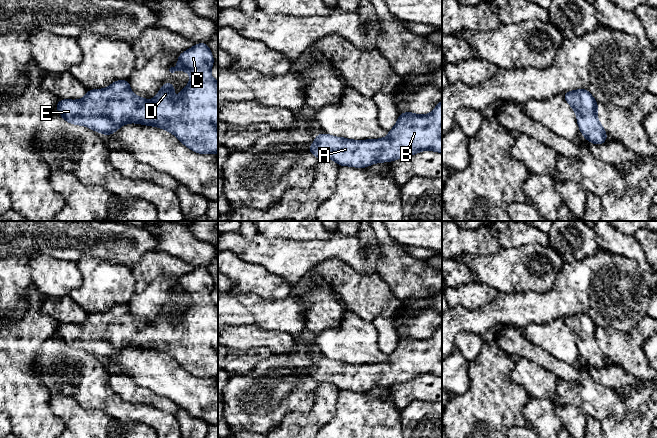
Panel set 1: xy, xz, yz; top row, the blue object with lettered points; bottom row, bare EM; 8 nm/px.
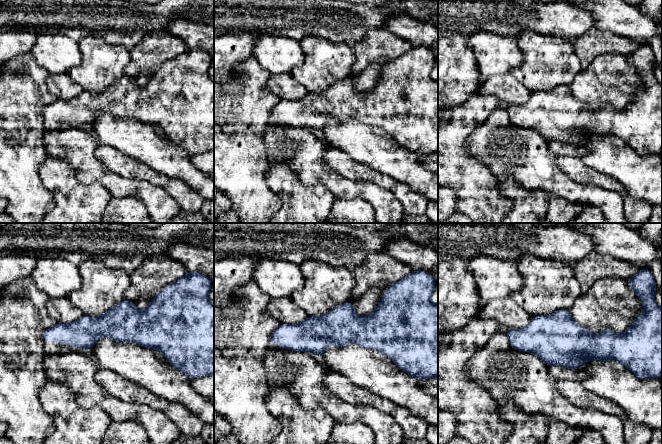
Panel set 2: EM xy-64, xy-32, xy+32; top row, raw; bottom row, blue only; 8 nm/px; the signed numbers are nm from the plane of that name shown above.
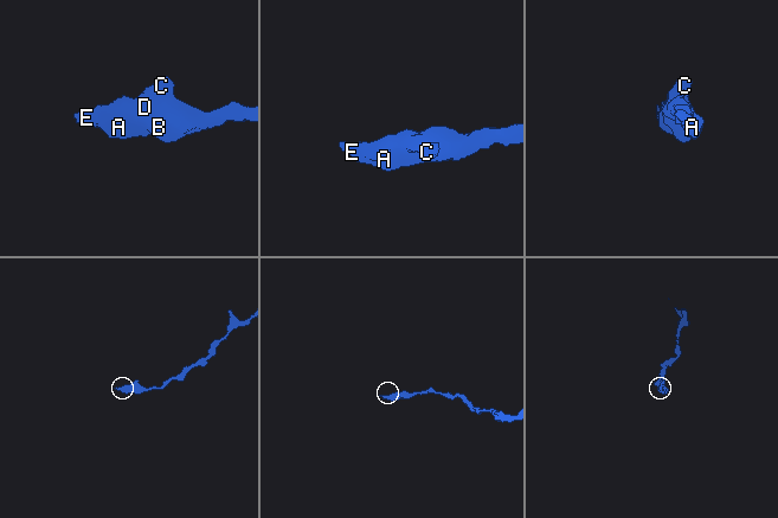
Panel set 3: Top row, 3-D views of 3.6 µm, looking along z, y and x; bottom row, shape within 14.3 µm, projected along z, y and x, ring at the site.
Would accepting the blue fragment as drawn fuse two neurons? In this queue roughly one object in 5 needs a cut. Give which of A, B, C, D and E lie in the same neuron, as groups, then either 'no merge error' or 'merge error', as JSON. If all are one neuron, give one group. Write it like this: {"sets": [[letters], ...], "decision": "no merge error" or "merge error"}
{"sets": [["A", "B", "C", "D", "E"]], "decision": "no merge error"}

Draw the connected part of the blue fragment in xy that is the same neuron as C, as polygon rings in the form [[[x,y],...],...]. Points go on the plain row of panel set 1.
[[[197,267],[192,272],[178,279],[178,288],[176,291],[171,291],[169,295],[185,294],[191,304],[186,311],[179,316],[179,322],[174,324],[172,318],[175,315],[175,310],[172,307],[164,306],[161,314],[157,317],[153,324],[147,324],[136,320],[130,312],[129,304],[118,304],[113,306],[105,313],[88,314],[85,321],[80,324],[59,324],[56,333],[64,345],[88,351],[95,356],[100,356],[110,360],[115,357],[121,350],[127,347],[139,347],[142,349],[154,350],[162,352],[178,362],[178,364],[199,378],[218,377],[218,306],[213,303],[210,294],[214,289],[214,281],[207,267]]]

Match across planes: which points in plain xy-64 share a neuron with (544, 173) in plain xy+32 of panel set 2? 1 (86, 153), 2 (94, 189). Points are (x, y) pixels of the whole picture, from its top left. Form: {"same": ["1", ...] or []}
{"same": ["1"]}

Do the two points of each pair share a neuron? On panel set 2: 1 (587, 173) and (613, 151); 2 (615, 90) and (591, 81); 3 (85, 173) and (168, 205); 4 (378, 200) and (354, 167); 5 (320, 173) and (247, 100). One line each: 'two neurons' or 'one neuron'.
1: two neurons
2: one neuron
3: one neuron
4: two neurons
5: two neurons

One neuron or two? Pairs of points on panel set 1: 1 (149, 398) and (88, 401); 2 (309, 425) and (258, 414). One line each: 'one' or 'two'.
1: two
2: two

